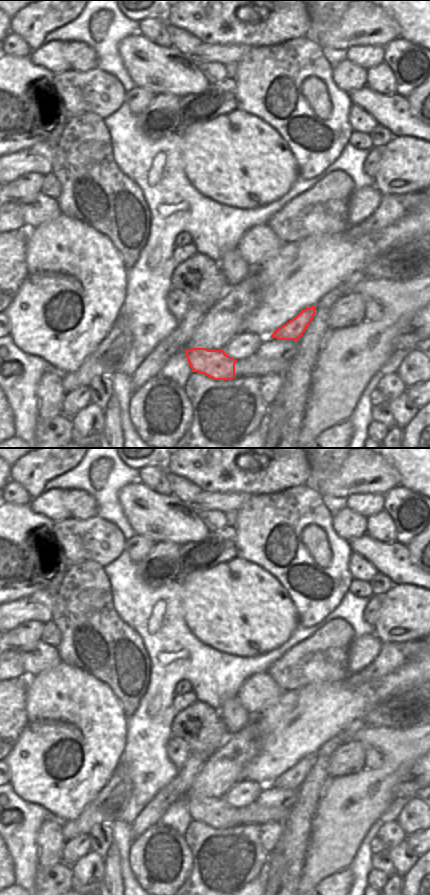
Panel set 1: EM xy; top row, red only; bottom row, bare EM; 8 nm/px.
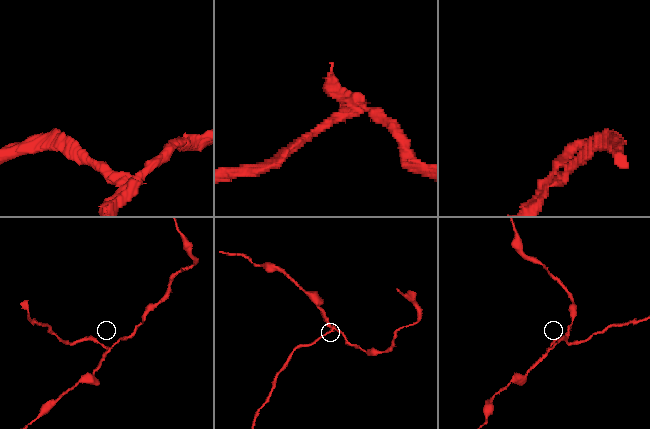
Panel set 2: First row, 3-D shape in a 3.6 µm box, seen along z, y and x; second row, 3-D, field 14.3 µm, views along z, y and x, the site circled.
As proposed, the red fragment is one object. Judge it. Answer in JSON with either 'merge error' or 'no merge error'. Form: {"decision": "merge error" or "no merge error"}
{"decision": "merge error"}

